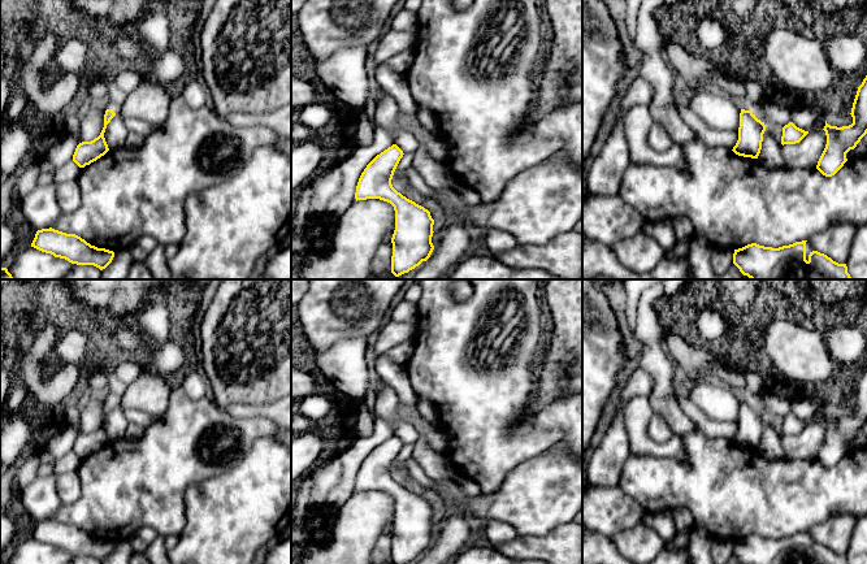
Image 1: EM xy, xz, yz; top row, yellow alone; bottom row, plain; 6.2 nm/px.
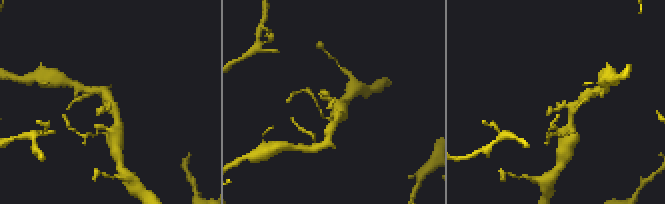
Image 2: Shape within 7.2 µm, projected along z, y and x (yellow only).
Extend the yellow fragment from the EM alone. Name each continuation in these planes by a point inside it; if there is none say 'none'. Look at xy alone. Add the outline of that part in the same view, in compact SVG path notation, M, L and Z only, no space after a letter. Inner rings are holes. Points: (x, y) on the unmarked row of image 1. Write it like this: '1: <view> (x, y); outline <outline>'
1: xy (116, 398); outline M107 391L107 392L104 394L104 399L105 399L105 402L107 402L107 400L112 400L116 405L120 405L122 396L118 395L118 394Z

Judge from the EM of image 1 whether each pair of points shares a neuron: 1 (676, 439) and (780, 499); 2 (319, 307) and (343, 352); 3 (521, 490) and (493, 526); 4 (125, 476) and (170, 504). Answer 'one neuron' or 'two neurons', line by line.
1: two neurons
2: two neurons
3: two neurons
4: one neuron

